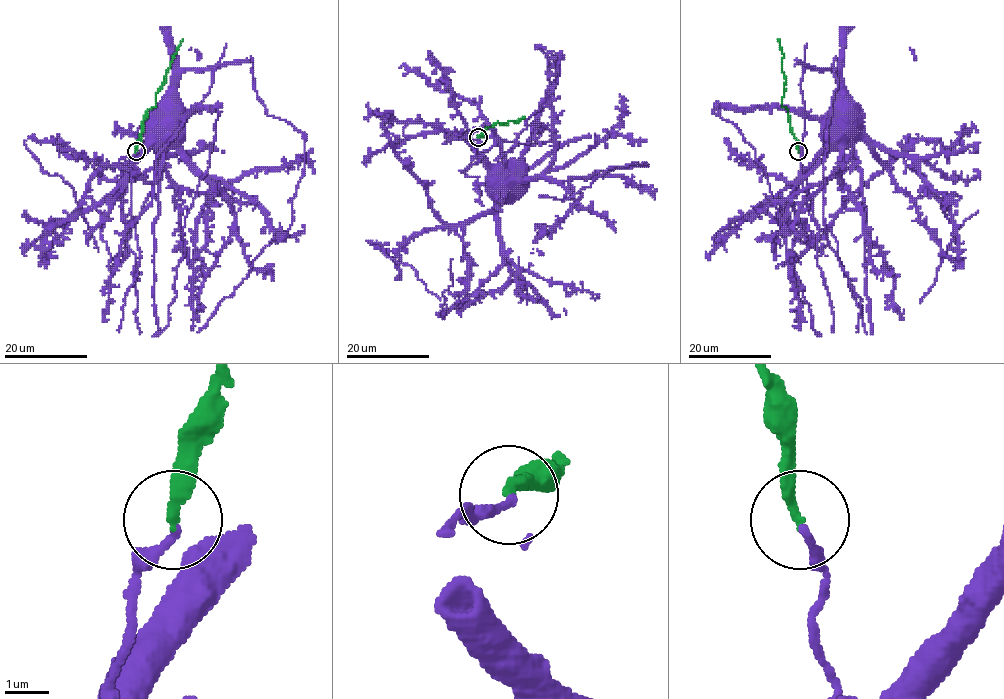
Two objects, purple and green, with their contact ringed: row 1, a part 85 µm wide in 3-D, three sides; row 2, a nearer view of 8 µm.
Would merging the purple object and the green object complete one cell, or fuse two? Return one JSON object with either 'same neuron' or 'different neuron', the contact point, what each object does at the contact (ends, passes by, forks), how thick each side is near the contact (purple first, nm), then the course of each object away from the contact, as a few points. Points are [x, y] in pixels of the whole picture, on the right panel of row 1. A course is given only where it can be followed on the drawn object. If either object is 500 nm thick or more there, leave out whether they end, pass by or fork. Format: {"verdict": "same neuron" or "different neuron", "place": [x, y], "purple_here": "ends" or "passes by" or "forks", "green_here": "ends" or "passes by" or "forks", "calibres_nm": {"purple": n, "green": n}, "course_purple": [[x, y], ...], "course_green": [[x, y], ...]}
{"verdict": "same neuron", "place": [798, 151], "purple_here": "ends", "green_here": "ends", "calibres_nm": {"purple": 200, "green": 280}, "course_purple": [[799, 152], [800, 164], [805, 169], [825, 145], [822, 129], [825, 124]], "course_green": [[799, 151], [787, 110], [781, 104], [785, 77], [778, 40]]}

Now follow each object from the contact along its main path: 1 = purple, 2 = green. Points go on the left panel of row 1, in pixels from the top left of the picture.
1: (136, 152), (130, 169), (155, 136), (171, 124)
2: (136, 151), (144, 116), (155, 104), (156, 93), (165, 82), (173, 55), (183, 40)

